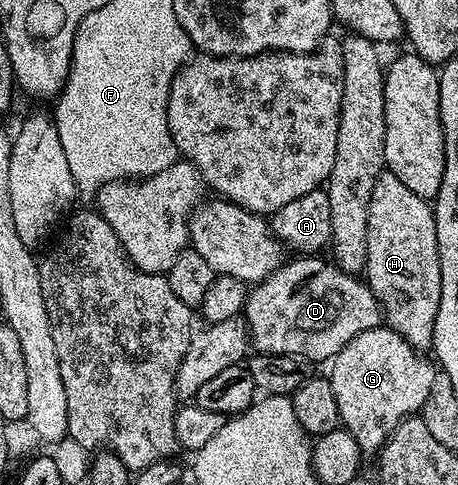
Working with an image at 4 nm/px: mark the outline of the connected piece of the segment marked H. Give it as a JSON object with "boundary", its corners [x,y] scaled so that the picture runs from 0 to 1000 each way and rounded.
{"boundary":[[[845,348],[817,373],[817,398],[808,398],[799,581],[830,625],[836,664],[910,724],[932,726],[965,612],[952,437],[937,412],[886,390]]]}

